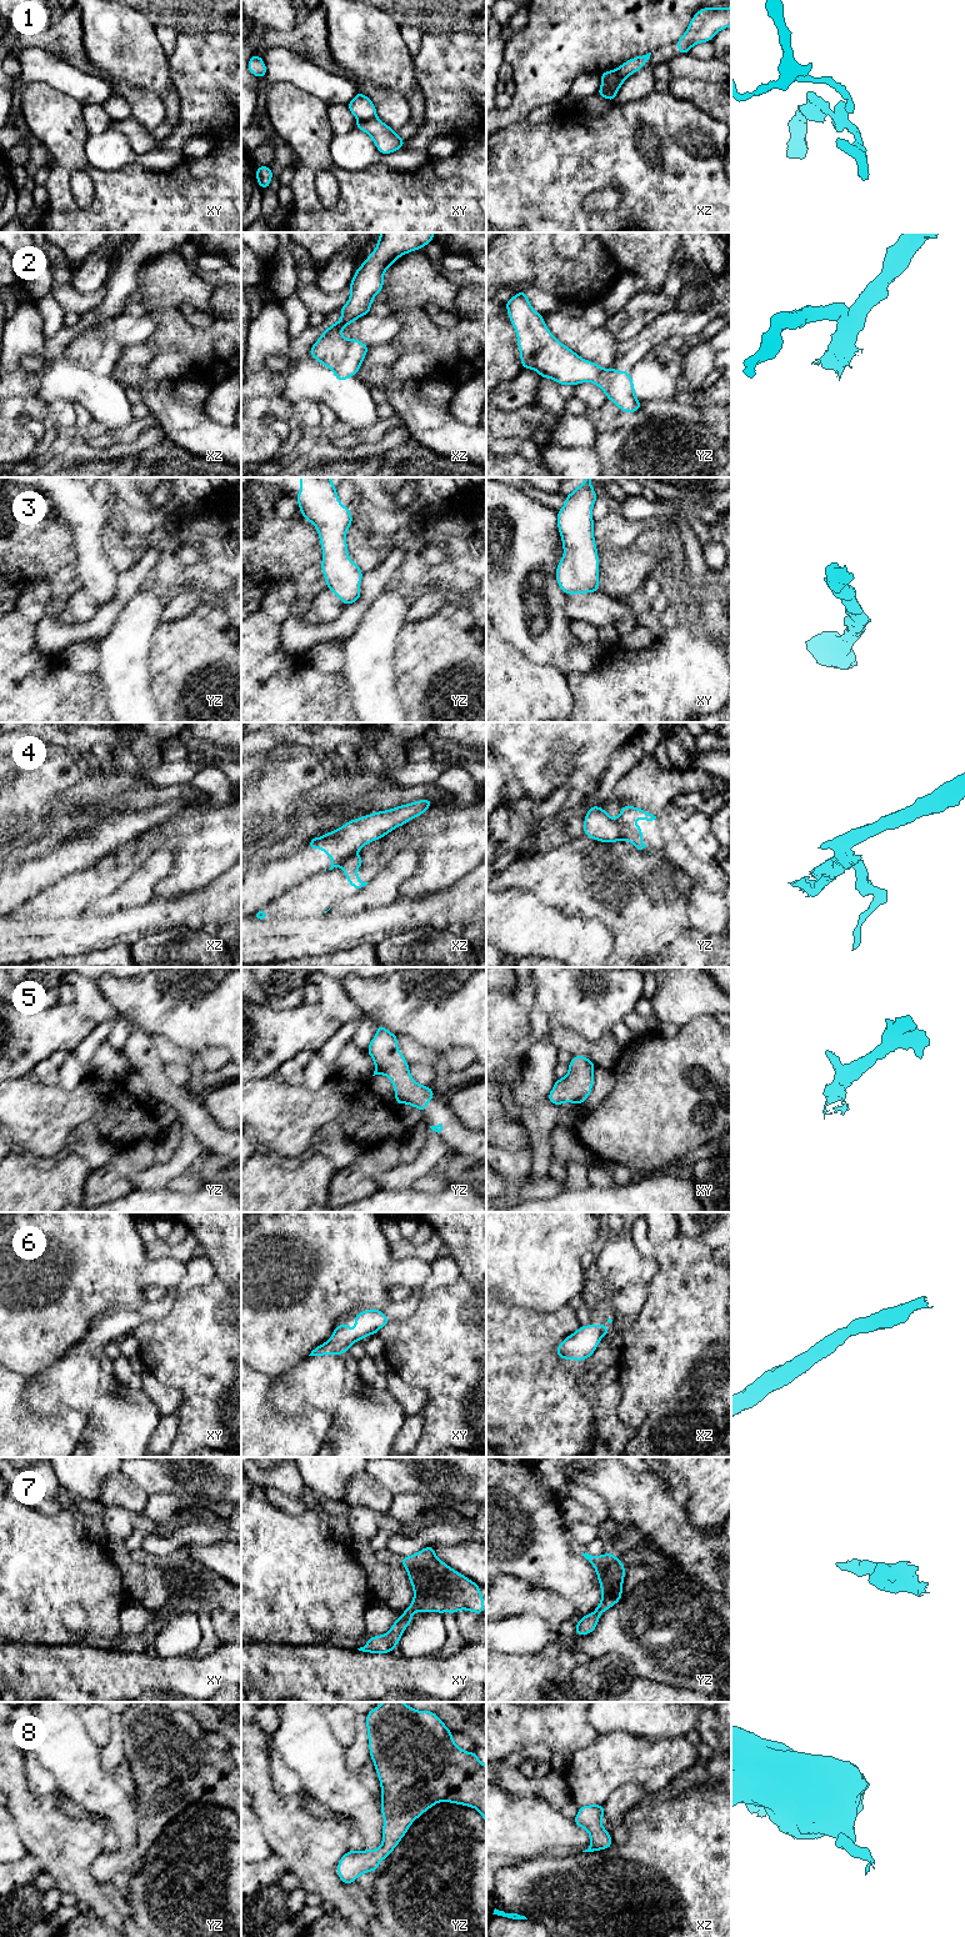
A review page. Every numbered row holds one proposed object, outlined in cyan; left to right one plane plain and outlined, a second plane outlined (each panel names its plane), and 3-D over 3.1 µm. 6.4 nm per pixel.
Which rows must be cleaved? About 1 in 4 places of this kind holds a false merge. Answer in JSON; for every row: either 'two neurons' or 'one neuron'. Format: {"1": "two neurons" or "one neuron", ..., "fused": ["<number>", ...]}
{"1": "two neurons", "2": "one neuron", "3": "one neuron", "4": "two neurons", "5": "one neuron", "6": "one neuron", "7": "one neuron", "8": "one neuron", "fused": ["1", "4"]}

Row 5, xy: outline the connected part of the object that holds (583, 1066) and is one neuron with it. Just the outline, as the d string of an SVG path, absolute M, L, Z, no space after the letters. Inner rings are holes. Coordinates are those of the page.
M574 1056L569 1063L569 1072L555 1081L548 1100L556 1106L564 1102L584 1103L594 1086L594 1062L585 1056Z

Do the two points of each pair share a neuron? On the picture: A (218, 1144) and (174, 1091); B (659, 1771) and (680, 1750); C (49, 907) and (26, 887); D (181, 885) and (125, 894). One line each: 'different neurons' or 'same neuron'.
A: same neuron
B: same neuron
C: different neurons
D: different neurons

